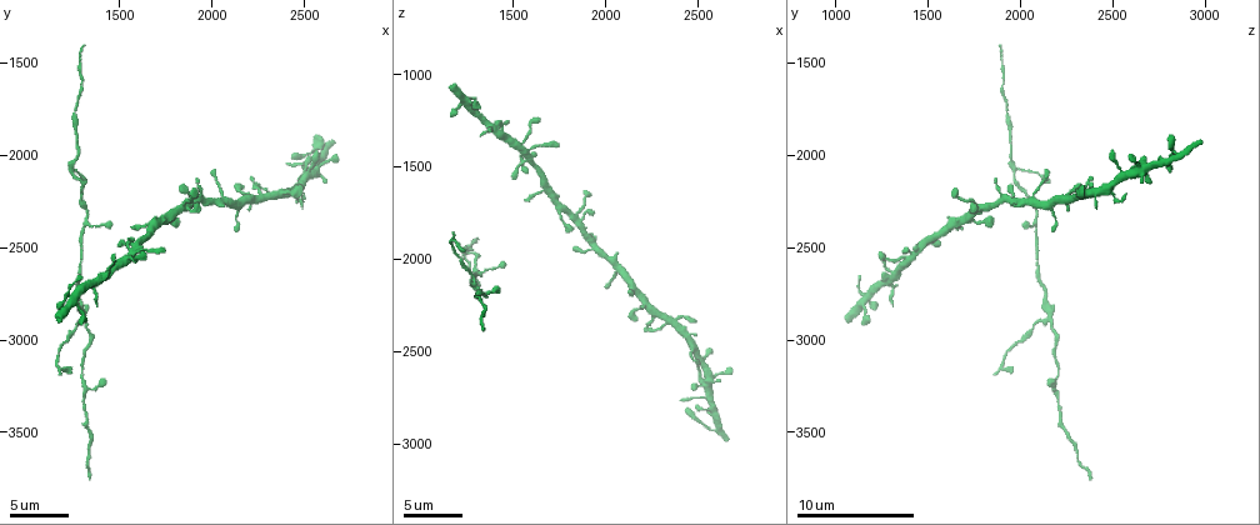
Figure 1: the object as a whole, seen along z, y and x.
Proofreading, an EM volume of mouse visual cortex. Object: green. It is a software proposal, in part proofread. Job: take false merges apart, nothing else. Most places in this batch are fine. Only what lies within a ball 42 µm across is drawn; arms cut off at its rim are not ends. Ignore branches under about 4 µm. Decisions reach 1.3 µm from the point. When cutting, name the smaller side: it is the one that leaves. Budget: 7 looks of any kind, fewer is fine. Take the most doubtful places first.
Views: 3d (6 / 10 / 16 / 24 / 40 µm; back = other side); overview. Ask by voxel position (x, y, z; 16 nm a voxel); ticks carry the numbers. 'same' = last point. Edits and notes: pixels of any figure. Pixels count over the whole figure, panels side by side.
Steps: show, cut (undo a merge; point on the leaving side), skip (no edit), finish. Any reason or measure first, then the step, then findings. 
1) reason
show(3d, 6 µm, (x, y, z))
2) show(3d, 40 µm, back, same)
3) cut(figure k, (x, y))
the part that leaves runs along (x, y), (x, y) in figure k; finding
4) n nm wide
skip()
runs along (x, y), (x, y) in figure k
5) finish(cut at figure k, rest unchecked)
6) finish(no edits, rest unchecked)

two arms in line, one across
show(3d, 10 µm, (1300, 3300, 2200))

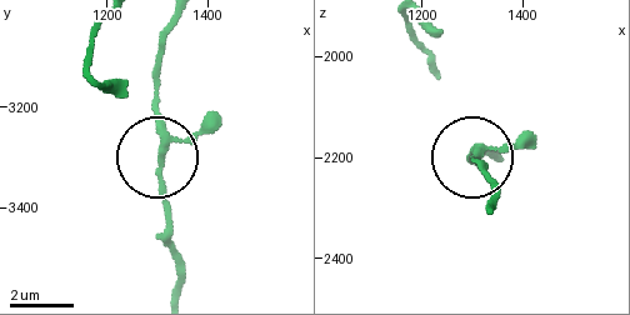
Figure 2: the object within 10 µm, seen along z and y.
skip()
runs along (171, 26), (158, 66), (166, 241) in figure 2; one neuron here

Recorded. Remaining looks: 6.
three-way junction
show(3d, 10 µm, (1320, 2340, 2080))

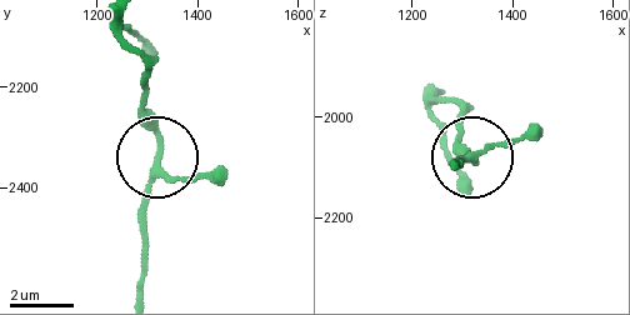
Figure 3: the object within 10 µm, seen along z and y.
side arm 17 µm
skip()
one neuron here

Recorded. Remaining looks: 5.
two arms in line, one across
show(3d, 10 µm, (1300, 2880, 2160))

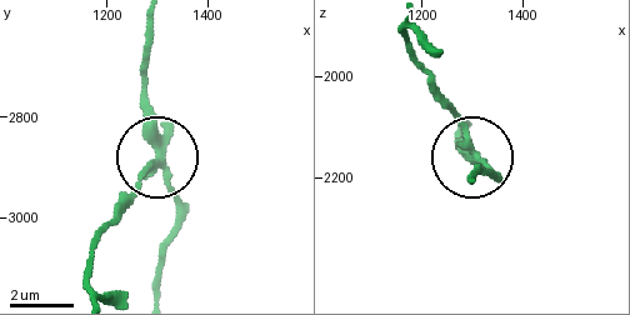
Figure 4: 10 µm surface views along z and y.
show(3d, 6 µm, same)

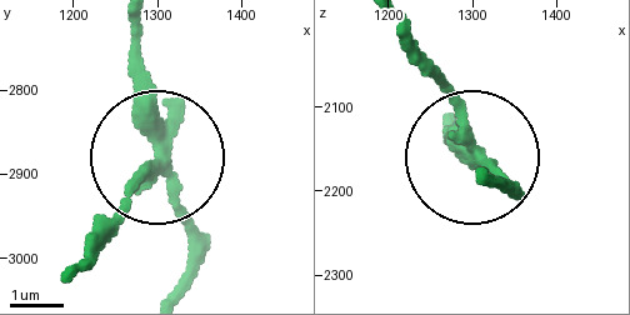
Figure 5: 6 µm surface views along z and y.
cut(figure 5, (129, 180))
the part that leaves runs along (159, 148), (88, 265) in figure 5; two neurons meet here

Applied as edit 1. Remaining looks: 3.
finish(cut at figure 5, rest unchecked)

